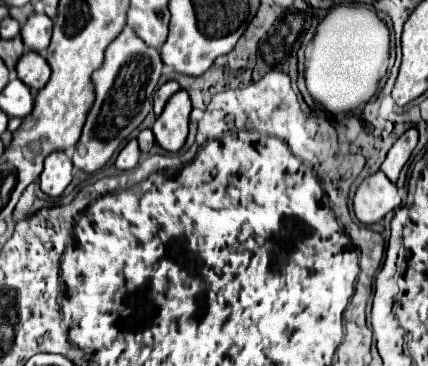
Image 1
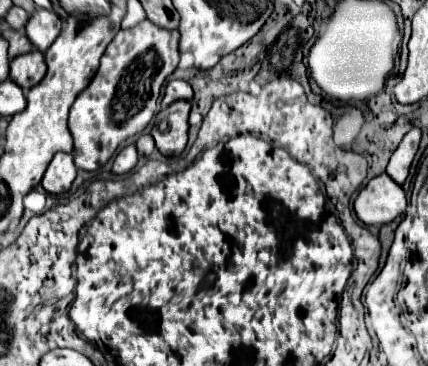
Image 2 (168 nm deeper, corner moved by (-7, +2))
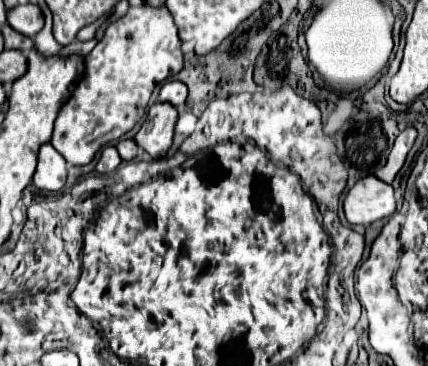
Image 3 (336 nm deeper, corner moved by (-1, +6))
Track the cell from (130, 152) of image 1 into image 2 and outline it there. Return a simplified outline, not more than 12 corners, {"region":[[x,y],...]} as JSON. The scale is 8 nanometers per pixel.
{"region":[[134,144],[114,158],[112,172],[128,174],[138,162]]}

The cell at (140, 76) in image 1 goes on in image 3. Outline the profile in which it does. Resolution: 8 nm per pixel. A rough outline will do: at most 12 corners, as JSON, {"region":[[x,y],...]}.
{"region":[[172,14],[114,20],[52,146],[86,166],[182,68]]}

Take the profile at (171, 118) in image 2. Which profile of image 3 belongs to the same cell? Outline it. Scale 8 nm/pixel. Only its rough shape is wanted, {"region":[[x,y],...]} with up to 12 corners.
{"region":[[158,102],[136,134],[152,158],[172,146],[178,110]]}

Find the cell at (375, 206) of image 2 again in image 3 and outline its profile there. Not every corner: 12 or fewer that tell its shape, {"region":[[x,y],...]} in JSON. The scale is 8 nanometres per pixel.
{"region":[[374,174],[344,198],[350,224],[368,226],[396,210],[394,190]]}

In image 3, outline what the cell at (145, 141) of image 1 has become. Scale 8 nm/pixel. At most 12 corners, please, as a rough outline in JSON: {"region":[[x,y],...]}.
{"region":[[134,140],[116,144],[122,160],[136,158],[138,144]]}

